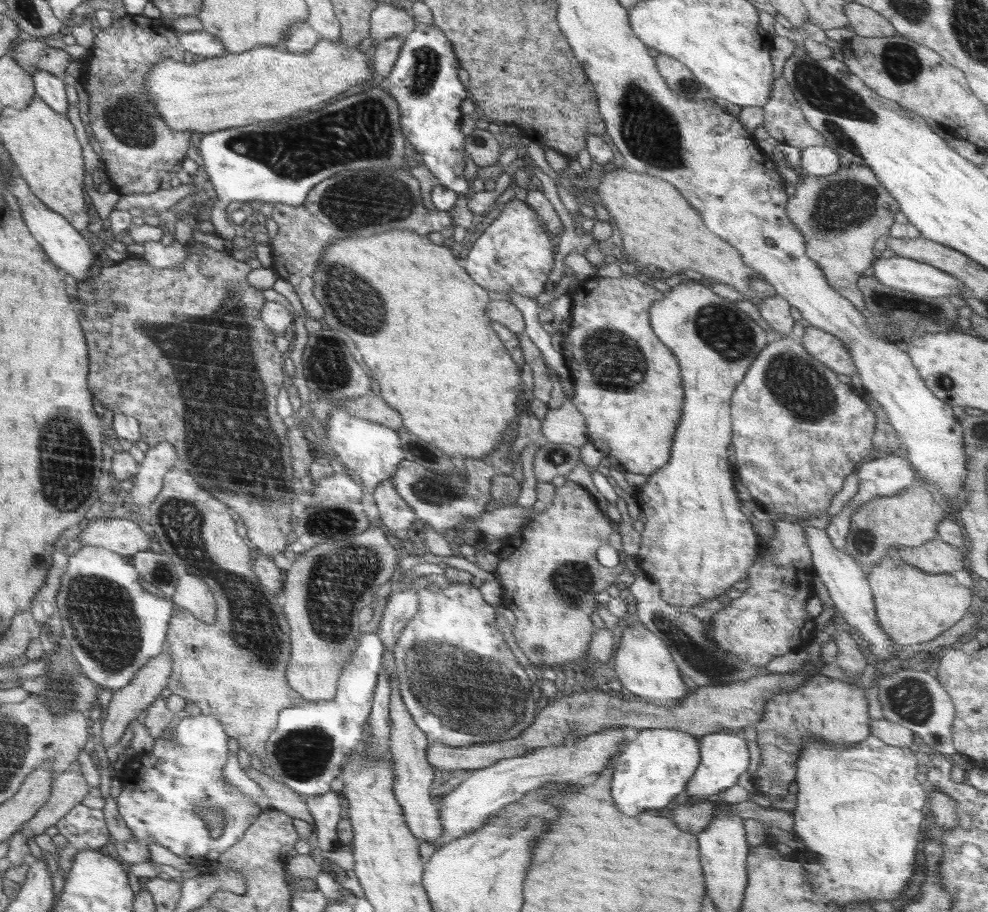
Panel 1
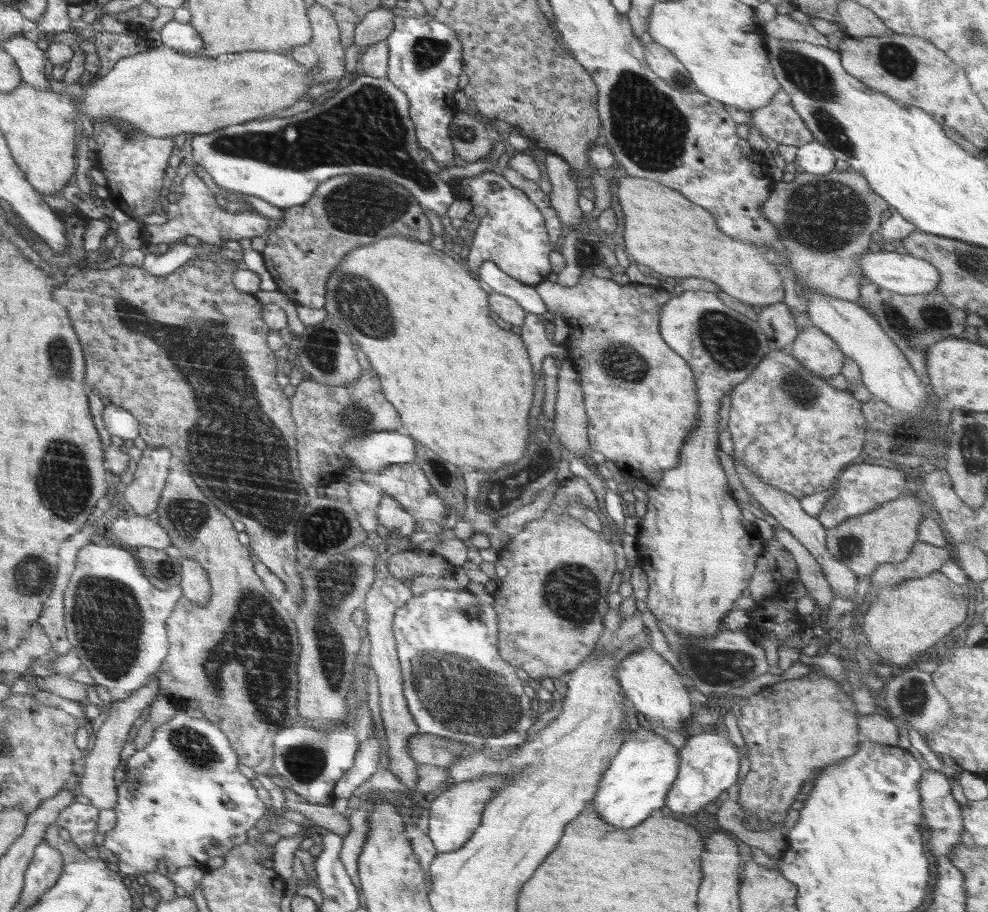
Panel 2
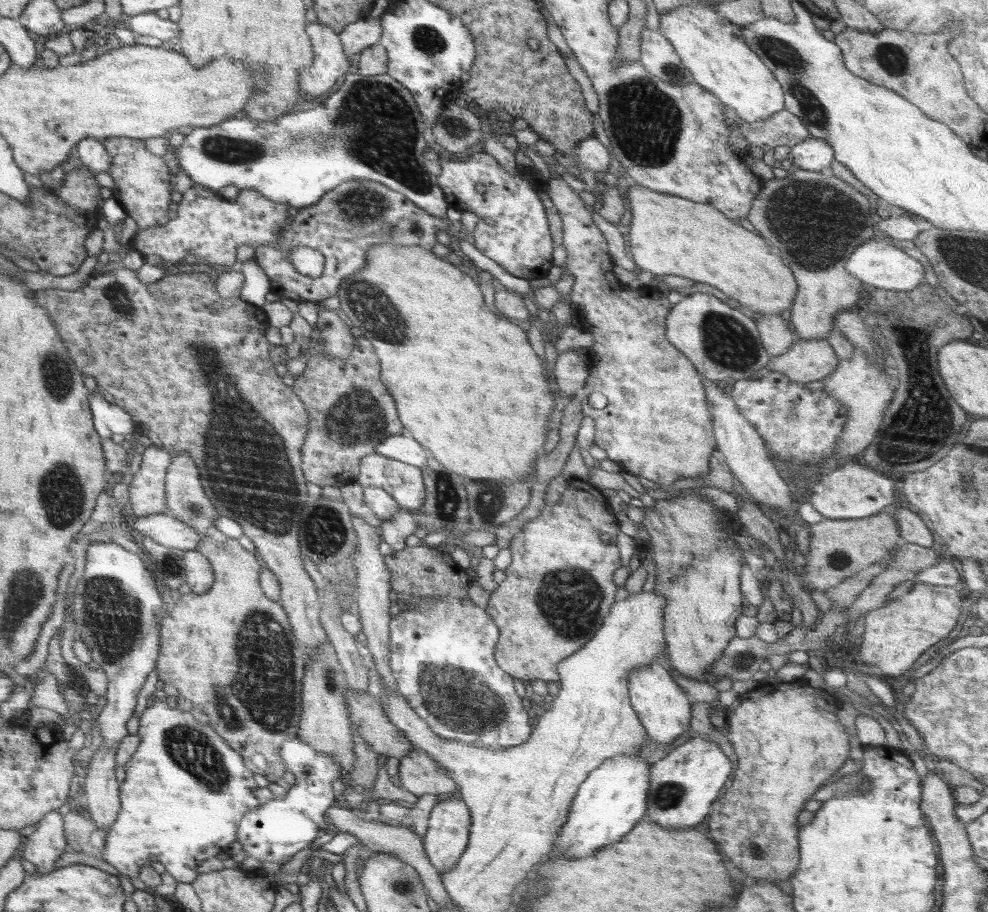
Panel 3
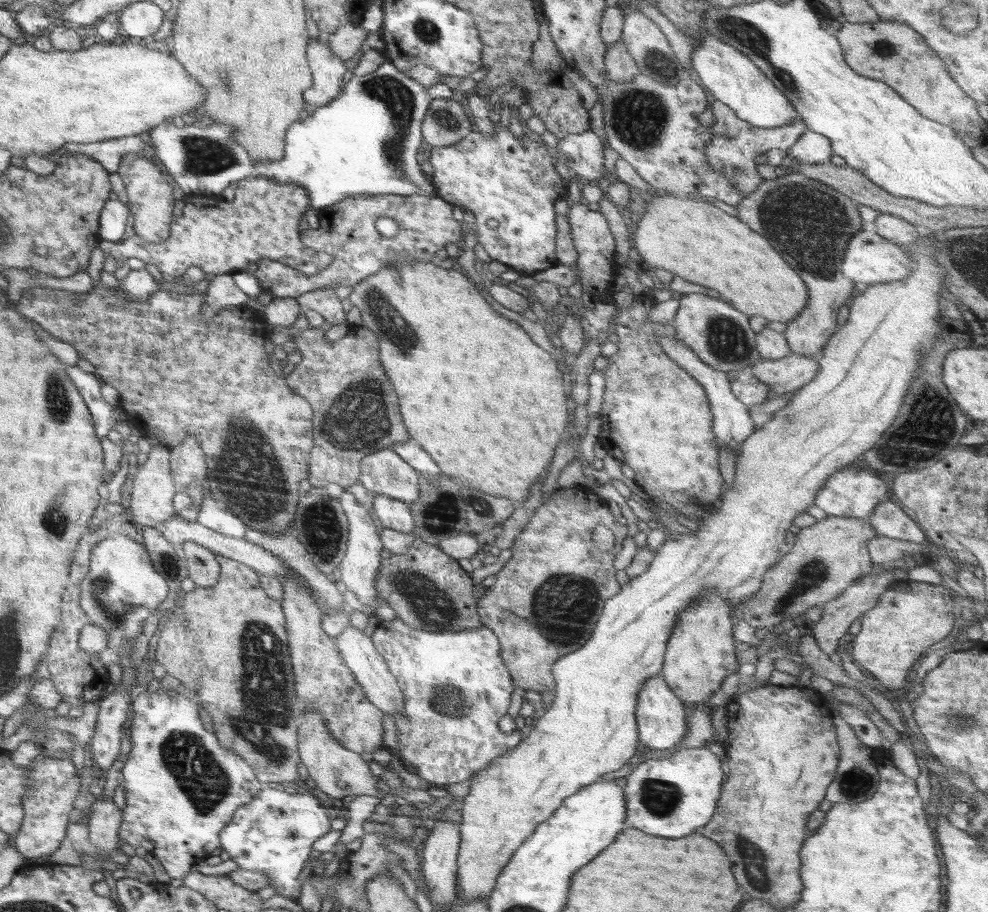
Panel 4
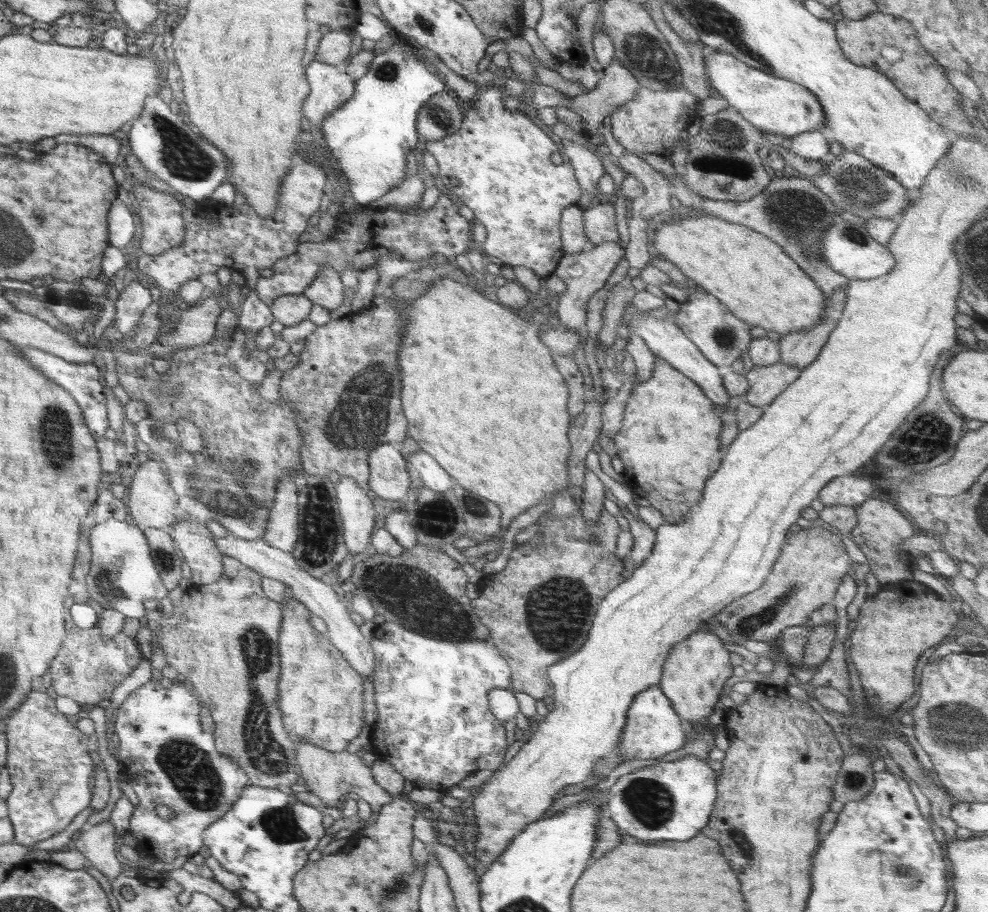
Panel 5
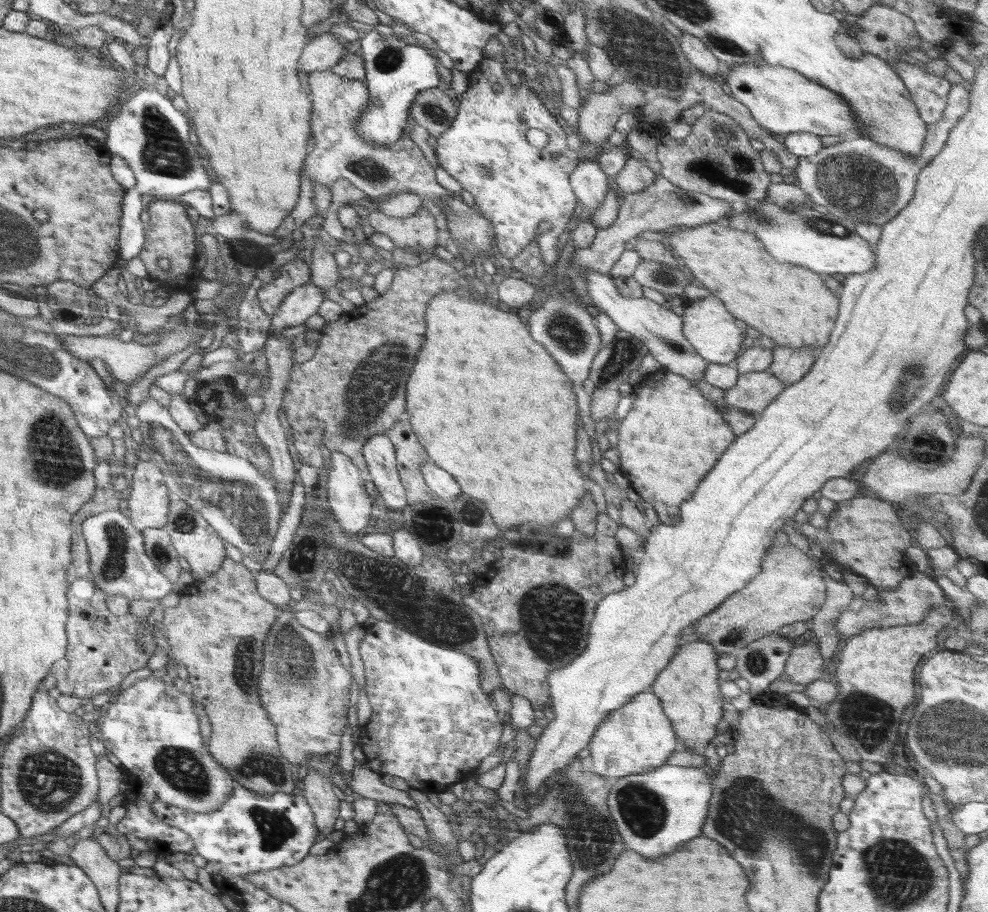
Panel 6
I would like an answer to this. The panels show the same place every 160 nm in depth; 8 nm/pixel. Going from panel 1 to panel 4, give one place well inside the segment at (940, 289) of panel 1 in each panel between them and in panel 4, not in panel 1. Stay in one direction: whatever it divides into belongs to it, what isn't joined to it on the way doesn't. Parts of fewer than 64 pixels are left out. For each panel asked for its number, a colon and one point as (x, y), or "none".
2: (902, 274)
3: (881, 265)
4: (869, 258)

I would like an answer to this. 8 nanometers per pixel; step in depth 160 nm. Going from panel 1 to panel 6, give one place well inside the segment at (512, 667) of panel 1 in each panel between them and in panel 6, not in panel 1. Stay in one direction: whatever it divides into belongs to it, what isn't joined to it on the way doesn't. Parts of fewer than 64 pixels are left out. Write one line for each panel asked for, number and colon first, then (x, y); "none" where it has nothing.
2: (455, 684)
3: (442, 656)
4: (455, 687)
5: (435, 738)
6: (432, 724)

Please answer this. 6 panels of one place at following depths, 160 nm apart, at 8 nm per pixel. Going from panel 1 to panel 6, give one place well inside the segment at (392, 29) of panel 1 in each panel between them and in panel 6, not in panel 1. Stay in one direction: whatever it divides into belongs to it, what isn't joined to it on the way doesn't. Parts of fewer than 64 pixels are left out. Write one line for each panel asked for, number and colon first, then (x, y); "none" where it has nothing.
2: (377, 25)
3: (356, 37)
4: (348, 39)
5: (335, 46)
6: (324, 51)

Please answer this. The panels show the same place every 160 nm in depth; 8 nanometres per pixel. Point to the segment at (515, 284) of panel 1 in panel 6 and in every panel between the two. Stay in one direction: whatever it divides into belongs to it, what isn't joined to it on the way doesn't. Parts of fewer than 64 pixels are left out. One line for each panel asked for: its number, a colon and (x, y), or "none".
2: (512, 234)
3: (520, 241)
4: (495, 177)
5: (502, 159)
6: (515, 185)

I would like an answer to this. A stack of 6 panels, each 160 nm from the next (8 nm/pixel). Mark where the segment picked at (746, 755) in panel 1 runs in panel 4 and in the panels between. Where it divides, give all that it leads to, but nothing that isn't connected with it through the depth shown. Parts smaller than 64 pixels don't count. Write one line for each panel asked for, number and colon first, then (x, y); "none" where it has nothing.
2: (709, 763)
3: (683, 785)
4: (671, 797)

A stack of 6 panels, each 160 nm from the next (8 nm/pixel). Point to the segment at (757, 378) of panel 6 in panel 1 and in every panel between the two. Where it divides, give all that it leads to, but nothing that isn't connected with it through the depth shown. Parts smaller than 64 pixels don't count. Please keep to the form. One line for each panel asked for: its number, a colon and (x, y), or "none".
1: (831, 351)
2: (816, 351)
3: (807, 360)
4: (784, 375)
5: (766, 382)

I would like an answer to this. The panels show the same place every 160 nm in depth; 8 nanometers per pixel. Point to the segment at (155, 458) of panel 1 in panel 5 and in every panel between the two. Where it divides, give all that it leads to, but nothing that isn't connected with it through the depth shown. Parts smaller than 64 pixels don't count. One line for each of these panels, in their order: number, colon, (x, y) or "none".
2: (143, 495)
3: (147, 491)
4: (151, 501)
5: (152, 504)

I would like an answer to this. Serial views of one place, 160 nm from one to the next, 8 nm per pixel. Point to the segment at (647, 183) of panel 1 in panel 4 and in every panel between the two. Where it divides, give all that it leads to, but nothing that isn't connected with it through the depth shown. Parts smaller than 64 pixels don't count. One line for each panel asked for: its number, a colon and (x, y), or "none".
2: (663, 230)
3: (669, 234)
4: (699, 242)

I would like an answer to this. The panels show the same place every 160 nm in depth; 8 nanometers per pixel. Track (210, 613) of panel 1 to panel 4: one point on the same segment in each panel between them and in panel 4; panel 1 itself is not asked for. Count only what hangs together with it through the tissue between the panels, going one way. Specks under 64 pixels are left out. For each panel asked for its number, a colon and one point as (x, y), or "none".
2: (195, 585)
3: (200, 575)
4: (205, 570)

